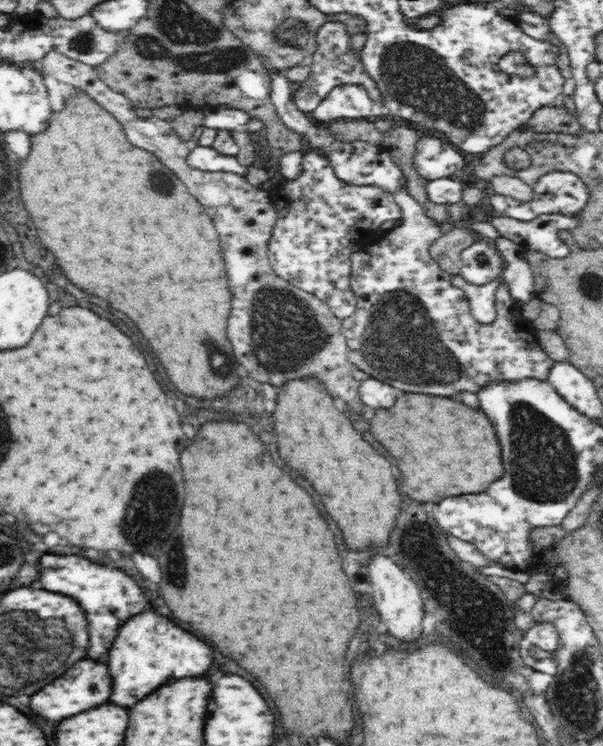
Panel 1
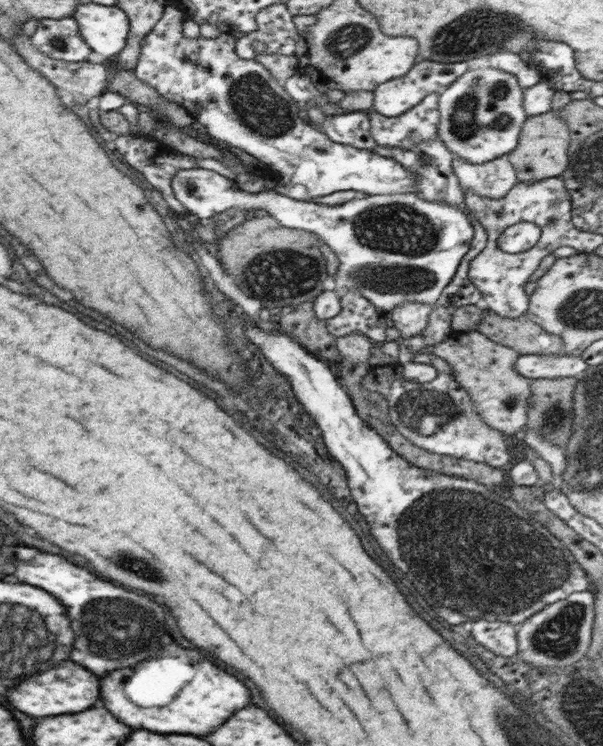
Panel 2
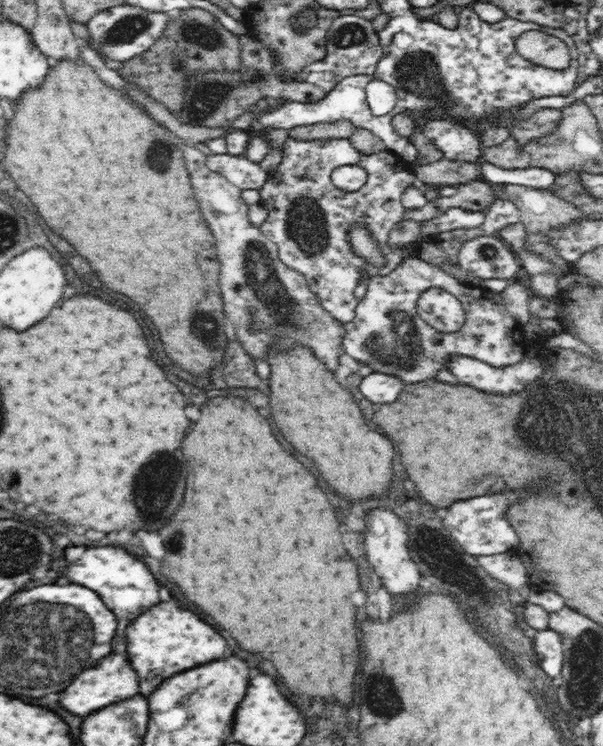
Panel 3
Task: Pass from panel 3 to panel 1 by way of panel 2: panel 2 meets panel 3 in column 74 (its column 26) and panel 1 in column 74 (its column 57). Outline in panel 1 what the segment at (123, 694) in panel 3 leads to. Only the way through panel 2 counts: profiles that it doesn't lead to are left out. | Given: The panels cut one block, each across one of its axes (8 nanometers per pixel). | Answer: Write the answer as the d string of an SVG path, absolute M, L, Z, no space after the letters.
M82 659L82 662L76 664L76 668L72 668L64 678L56 680L56 684L48 684L48 688L42 688L40 692L36 692L36 696L32 696L32 710L44 716L46 720L62 720L108 702L110 694L112 678L108 666L96 660Z

